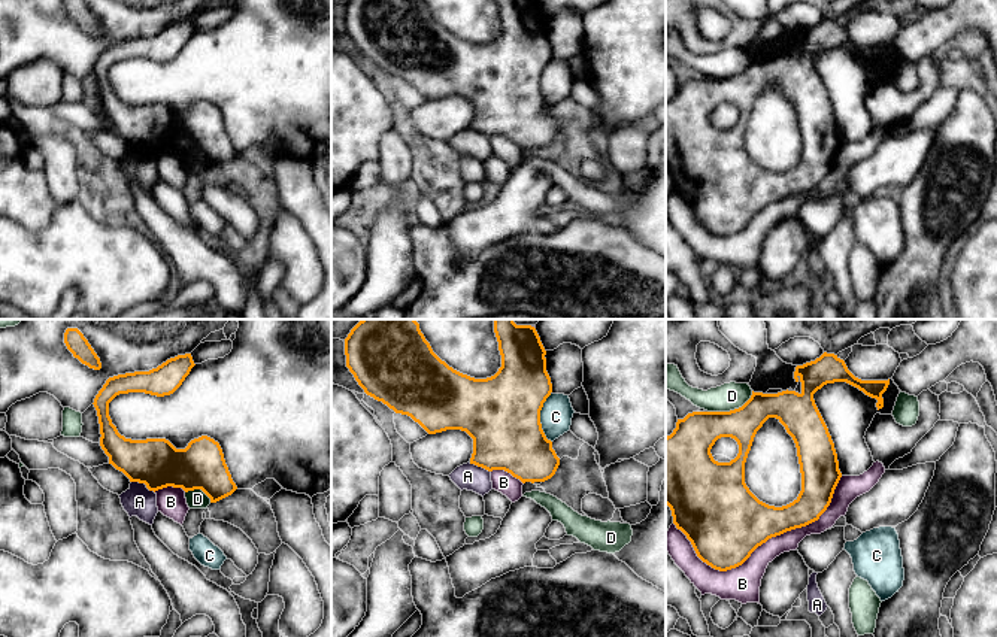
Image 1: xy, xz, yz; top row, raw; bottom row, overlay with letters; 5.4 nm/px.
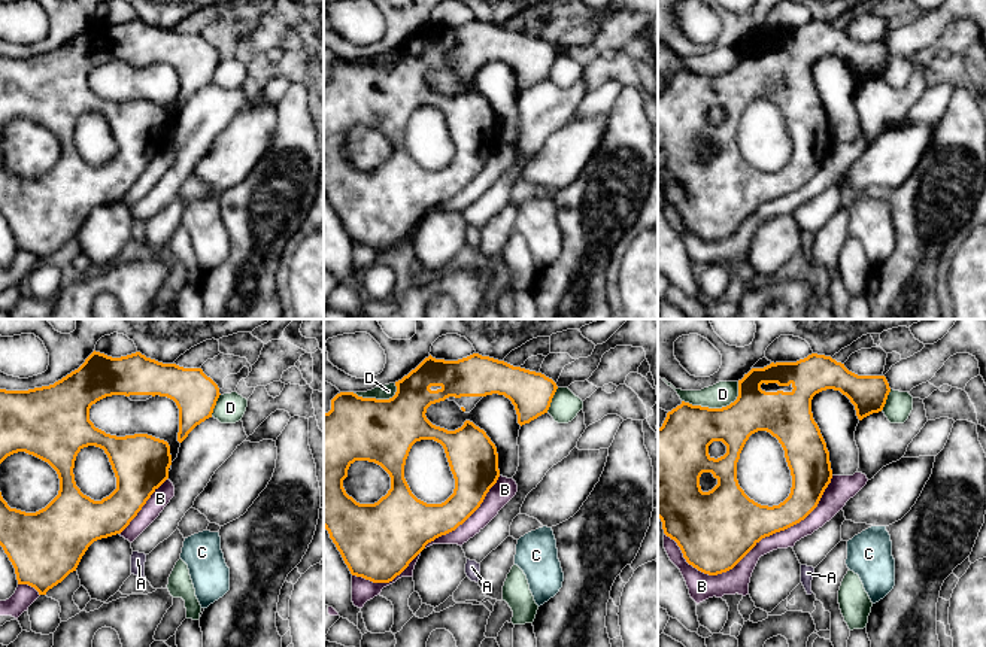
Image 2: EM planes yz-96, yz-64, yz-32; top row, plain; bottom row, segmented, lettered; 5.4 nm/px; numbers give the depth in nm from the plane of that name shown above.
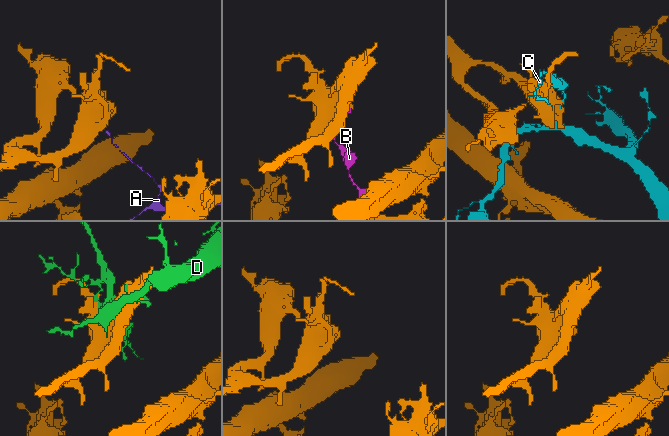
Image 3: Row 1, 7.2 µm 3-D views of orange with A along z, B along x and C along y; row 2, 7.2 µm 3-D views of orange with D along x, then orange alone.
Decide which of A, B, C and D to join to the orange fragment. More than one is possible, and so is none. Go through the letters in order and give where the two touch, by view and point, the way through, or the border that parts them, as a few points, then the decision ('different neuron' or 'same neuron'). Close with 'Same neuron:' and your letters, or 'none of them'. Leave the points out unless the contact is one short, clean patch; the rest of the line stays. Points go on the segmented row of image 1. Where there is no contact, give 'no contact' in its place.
A: xy (144, 482) | along xy (132, 481), (142, 482), (154, 493) | different neuron
B: yz (763, 542) | same neuron
C: xz (539, 418) | different neuron
D: yz (732, 410) | different neuron
Same neuron: B

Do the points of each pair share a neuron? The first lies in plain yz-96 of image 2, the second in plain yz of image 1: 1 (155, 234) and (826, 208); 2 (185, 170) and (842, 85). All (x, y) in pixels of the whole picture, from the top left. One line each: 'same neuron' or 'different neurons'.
1: different neurons
2: different neurons

